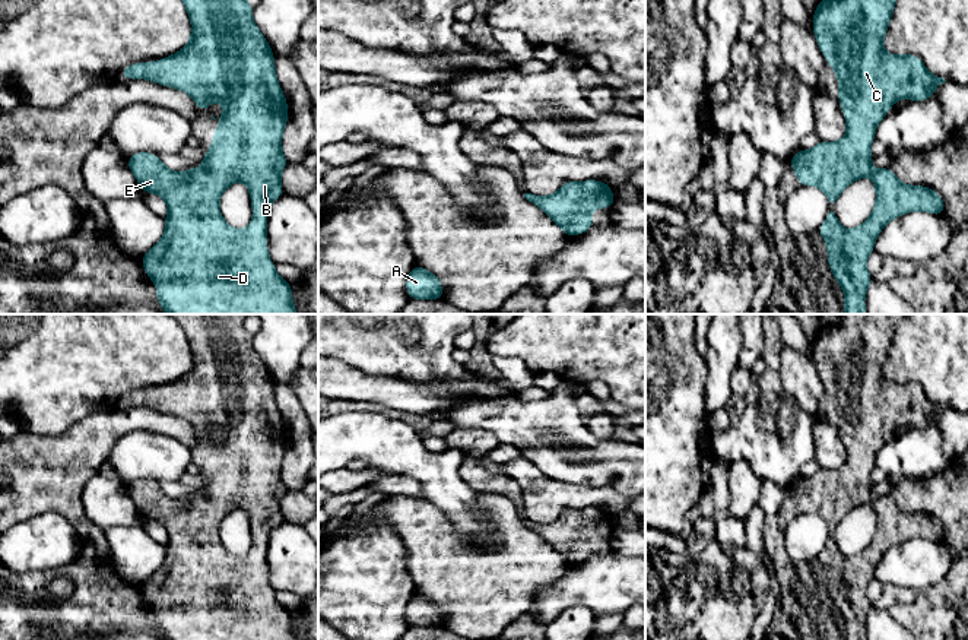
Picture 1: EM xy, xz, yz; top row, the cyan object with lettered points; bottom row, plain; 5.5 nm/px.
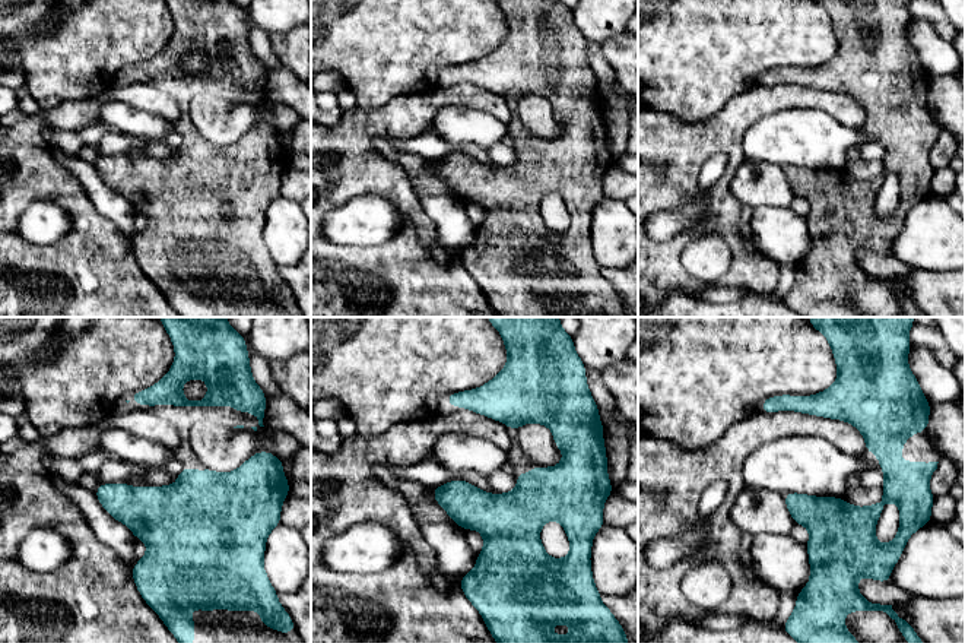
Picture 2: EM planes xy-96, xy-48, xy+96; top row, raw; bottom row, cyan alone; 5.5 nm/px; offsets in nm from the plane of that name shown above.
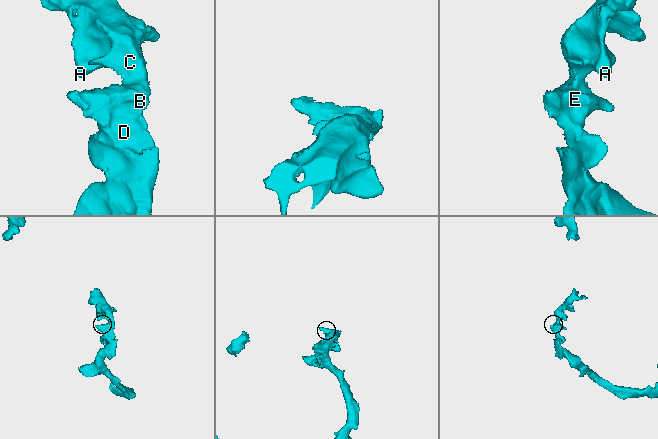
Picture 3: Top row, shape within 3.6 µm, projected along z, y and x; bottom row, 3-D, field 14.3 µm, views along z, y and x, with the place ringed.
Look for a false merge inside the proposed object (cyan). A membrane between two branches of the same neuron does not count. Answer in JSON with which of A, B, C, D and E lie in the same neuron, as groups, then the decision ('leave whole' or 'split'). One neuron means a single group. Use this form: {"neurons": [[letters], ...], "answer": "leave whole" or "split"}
{"neurons": [["A", "B", "C", "D", "E"]], "answer": "leave whole"}

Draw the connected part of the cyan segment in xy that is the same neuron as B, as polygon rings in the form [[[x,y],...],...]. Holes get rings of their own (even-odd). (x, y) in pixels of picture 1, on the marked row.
[[[181,0],[188,12],[188,18],[191,22],[191,38],[184,45],[181,51],[177,54],[164,57],[159,61],[147,61],[147,63],[133,63],[124,69],[121,69],[120,76],[124,79],[147,79],[155,83],[171,86],[180,91],[187,92],[196,102],[200,111],[209,111],[209,104],[212,99],[219,101],[225,110],[220,113],[222,124],[215,127],[215,137],[210,142],[210,149],[203,156],[203,167],[196,167],[183,172],[177,172],[168,169],[159,156],[150,152],[137,152],[127,158],[127,165],[130,171],[134,174],[137,184],[142,191],[156,193],[159,194],[168,206],[168,215],[165,216],[165,231],[164,237],[146,253],[142,256],[142,266],[145,267],[149,279],[155,283],[159,292],[155,295],[155,300],[161,302],[164,311],[166,314],[296,314],[296,307],[292,301],[292,285],[283,281],[272,262],[267,253],[267,212],[273,200],[282,197],[283,187],[280,181],[282,171],[289,164],[282,151],[282,136],[285,132],[285,126],[288,123],[288,102],[282,92],[282,88],[276,77],[274,67],[274,54],[270,50],[267,39],[263,37],[260,29],[253,20],[253,6],[247,0]],[[244,181],[248,186],[251,207],[253,207],[253,222],[244,228],[231,228],[226,225],[220,210],[219,210],[219,199],[222,193],[234,183]]]

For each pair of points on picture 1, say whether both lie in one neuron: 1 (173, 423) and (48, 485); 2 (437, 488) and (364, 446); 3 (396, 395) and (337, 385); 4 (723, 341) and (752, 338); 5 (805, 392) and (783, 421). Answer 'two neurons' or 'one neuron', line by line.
1: one neuron
2: one neuron
3: one neuron
4: two neurons
5: two neurons

